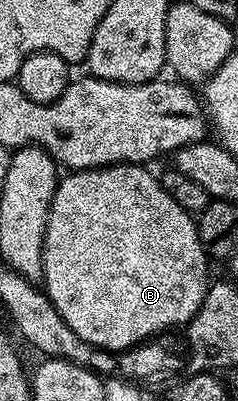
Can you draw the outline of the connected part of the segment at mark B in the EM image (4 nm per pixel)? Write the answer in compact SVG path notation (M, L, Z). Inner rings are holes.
M117 163L109 167L90 167L88 171L71 171L64 179L62 176L56 182L55 192L51 198L49 221L43 242L42 290L46 291L57 313L65 317L65 325L69 325L69 329L73 329L77 337L89 341L94 347L103 348L104 351L125 351L168 329L182 328L197 313L209 286L209 278L207 279L209 260L199 240L199 224L196 216L190 211L181 209L181 205L177 205L177 201L173 201L173 197L165 193L162 182L156 176L154 179L147 170L148 168L143 165Z

